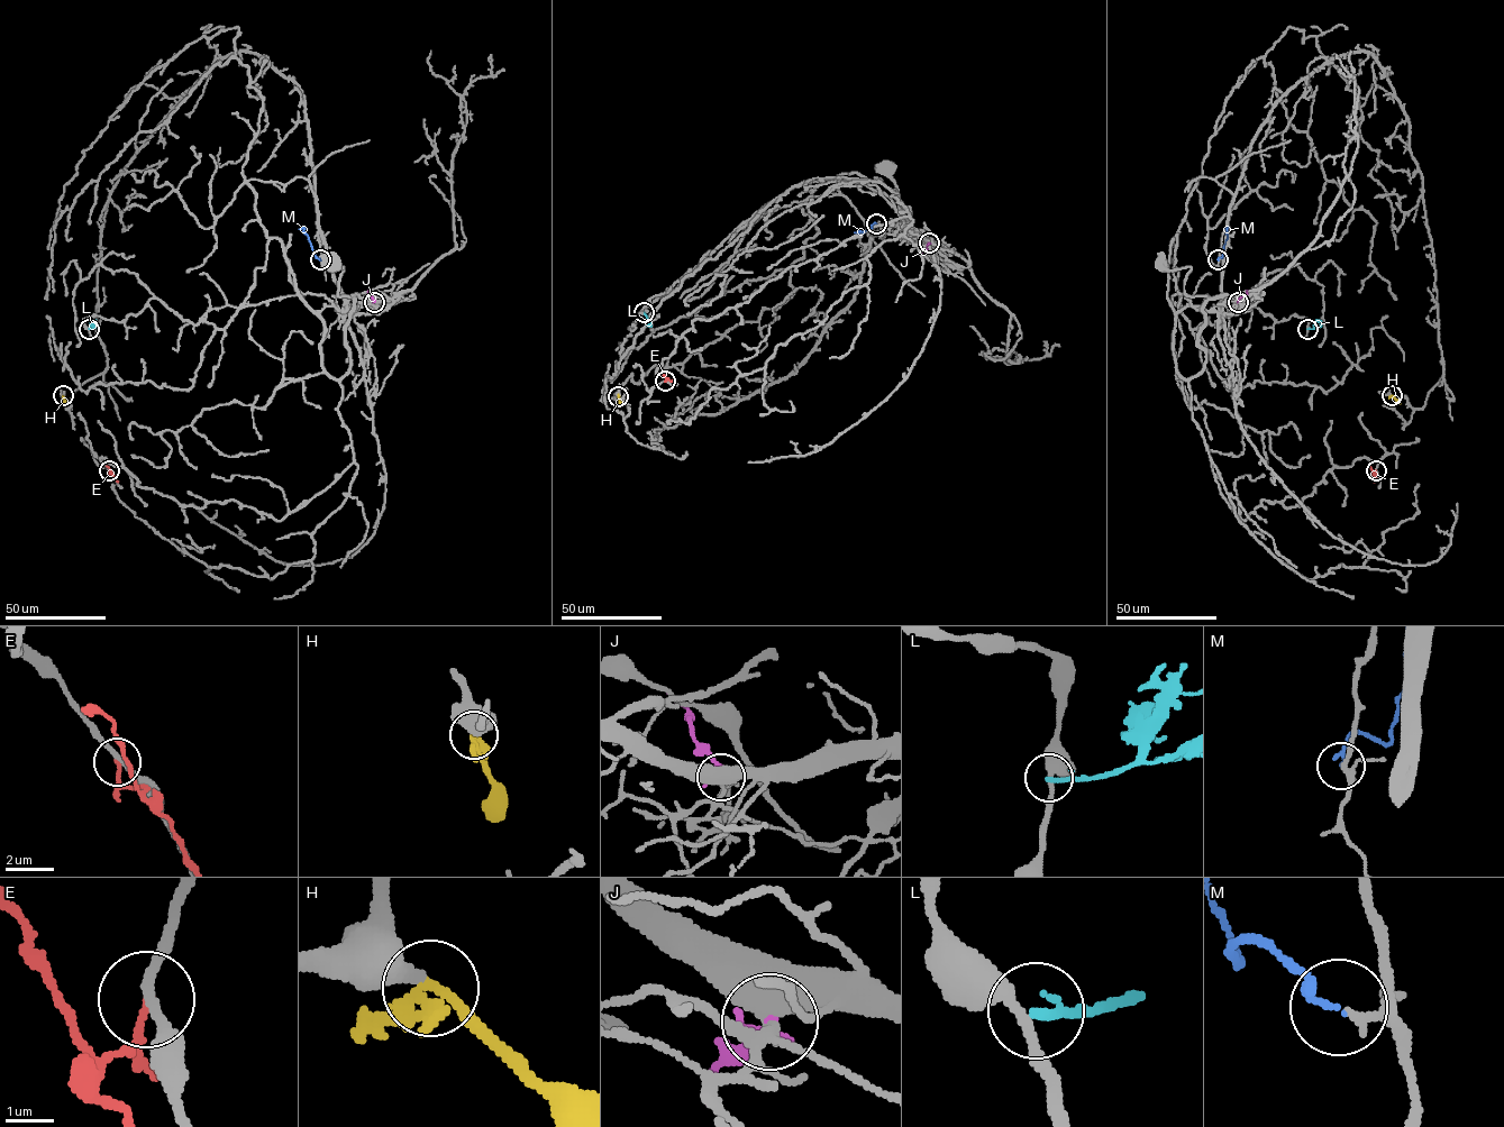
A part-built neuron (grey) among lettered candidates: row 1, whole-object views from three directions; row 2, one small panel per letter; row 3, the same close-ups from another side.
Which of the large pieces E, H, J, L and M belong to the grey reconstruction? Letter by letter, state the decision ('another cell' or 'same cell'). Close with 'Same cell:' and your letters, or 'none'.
E: another cell
H: same cell
J: another cell
L: another cell
M: same cell
Same cell: H, M

